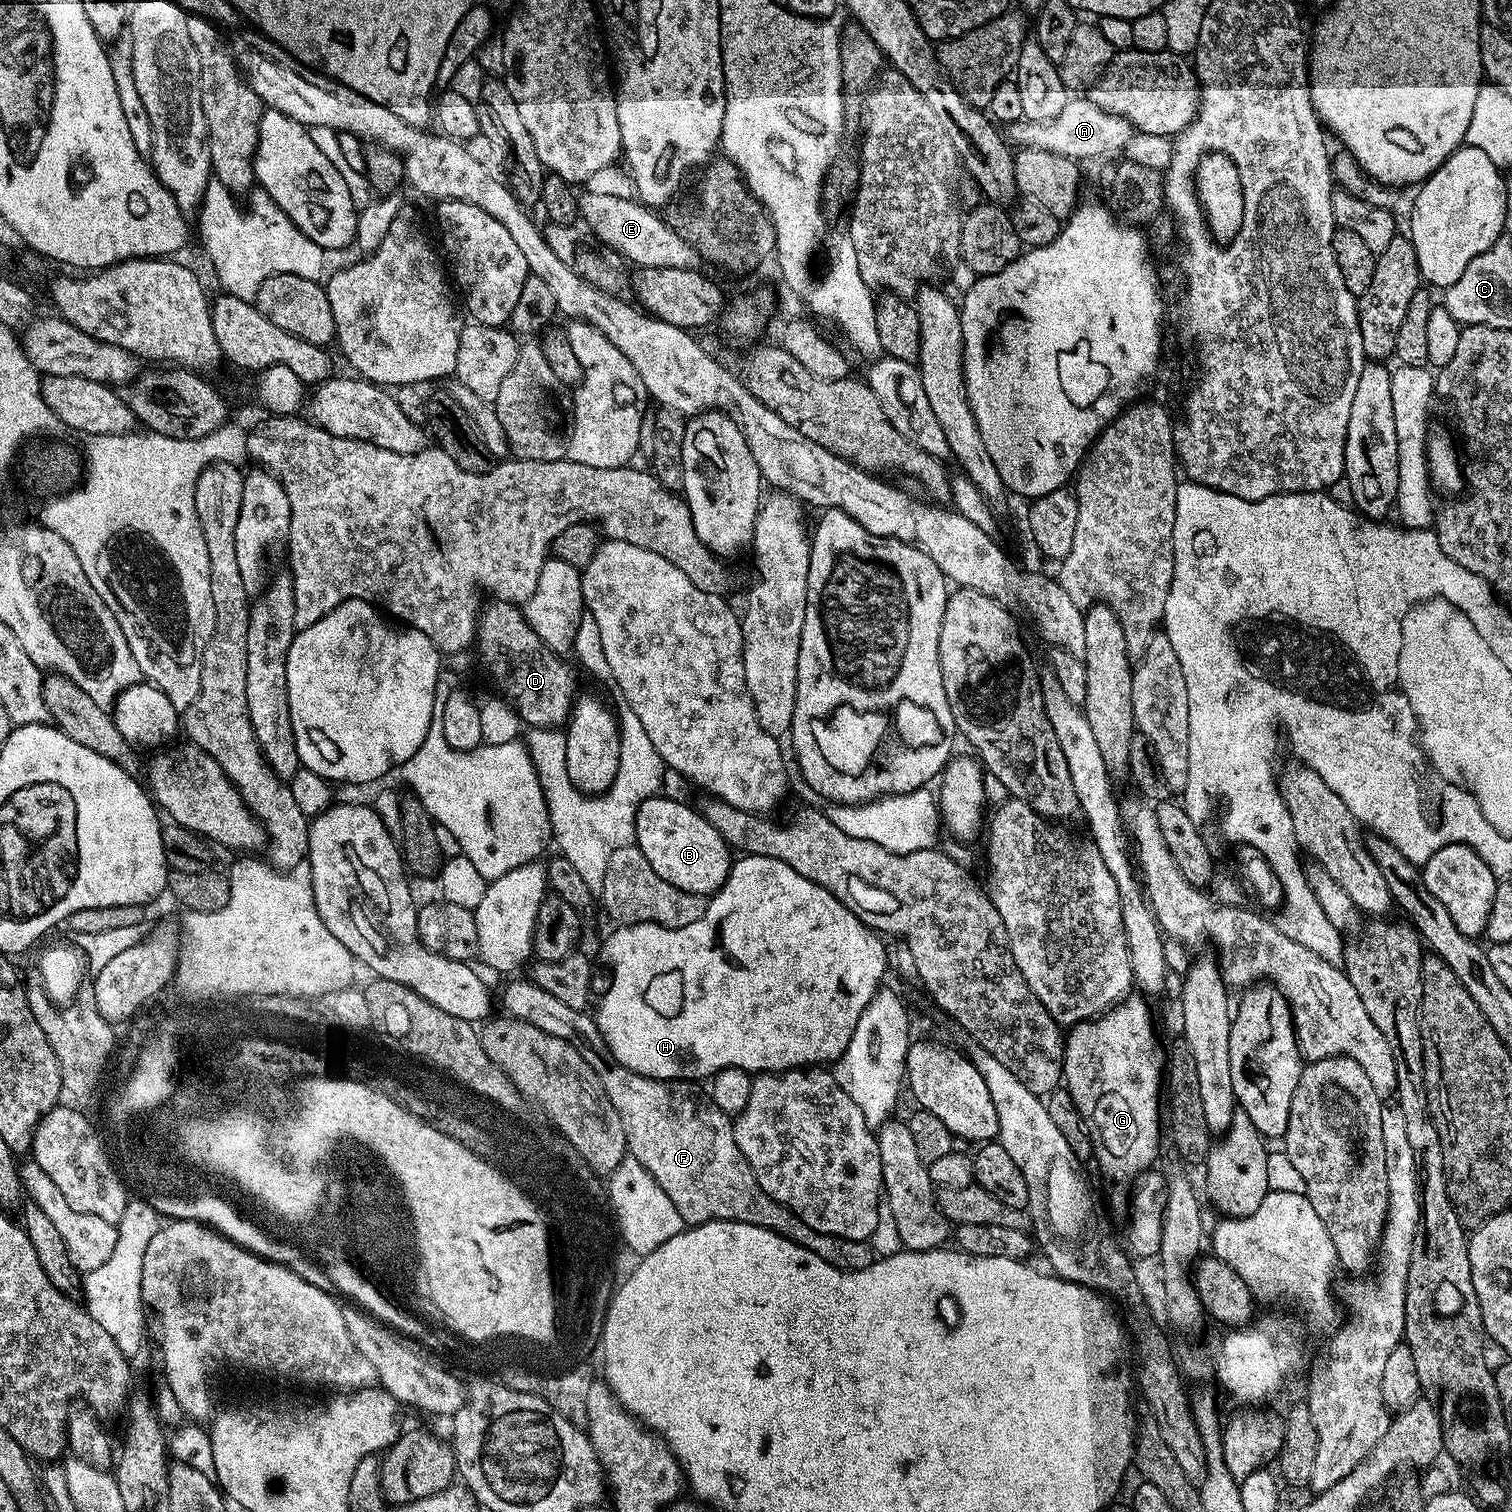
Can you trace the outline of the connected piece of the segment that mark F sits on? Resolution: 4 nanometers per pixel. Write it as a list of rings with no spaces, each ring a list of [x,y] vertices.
[[[512,978],[508,985],[504,988],[504,1008],[509,1017],[514,1020],[527,1020],[528,1023],[538,1026],[538,1030],[546,1030],[546,1034],[554,1034],[554,1038],[562,1038],[570,1046],[574,1046],[574,1050],[578,1050],[578,1054],[582,1054],[586,1066],[590,1066],[590,1070],[594,1070],[594,1074],[598,1074],[598,1078],[602,1082],[602,1090],[604,1096],[610,1098],[610,1106],[614,1106],[614,1110],[618,1110],[618,1118],[622,1118],[622,1130],[626,1134],[626,1142],[628,1143],[628,1151],[638,1162],[642,1162],[642,1166],[646,1166],[648,1173],[654,1178],[654,1182],[658,1182],[658,1186],[662,1186],[662,1190],[666,1194],[666,1198],[670,1198],[670,1202],[674,1202],[674,1210],[678,1210],[678,1214],[682,1214],[685,1225],[695,1226],[705,1224],[711,1220],[733,1220],[734,1222],[746,1222],[750,1226],[762,1226],[766,1230],[770,1230],[779,1236],[785,1236],[787,1240],[792,1240],[800,1248],[810,1250],[814,1254],[818,1254],[818,1258],[822,1258],[822,1262],[830,1262],[830,1266],[841,1268],[847,1272],[857,1272],[858,1270],[866,1270],[866,1266],[870,1266],[874,1259],[873,1249],[870,1243],[862,1240],[851,1240],[850,1238],[838,1238],[834,1234],[822,1234],[818,1230],[814,1230],[810,1226],[806,1226],[806,1222],[802,1222],[802,1218],[798,1218],[786,1206],[782,1206],[774,1198],[770,1198],[770,1194],[766,1194],[766,1190],[762,1190],[762,1186],[758,1186],[758,1178],[754,1178],[754,1174],[750,1170],[750,1162],[746,1162],[746,1158],[742,1154],[742,1150],[738,1150],[736,1139],[732,1133],[734,1127],[733,1121],[722,1110],[718,1110],[718,1106],[714,1106],[711,1095],[707,1091],[700,1089],[701,1085],[696,1082],[686,1080],[655,1080],[654,1078],[646,1078],[637,1072],[631,1072],[626,1066],[622,1066],[614,1058],[614,1054],[610,1054],[608,1049],[608,1041],[602,1038],[602,1034],[598,1030],[595,1019],[587,1011],[579,1012],[578,1010],[570,1010],[570,1006],[566,1006],[566,1002],[562,1002],[562,998],[554,998],[554,994],[550,994],[546,990],[542,990],[542,986],[533,984],[531,979],[516,980],[520,978]]]

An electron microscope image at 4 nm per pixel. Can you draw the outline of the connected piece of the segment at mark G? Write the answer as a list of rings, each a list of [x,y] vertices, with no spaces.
[[[1129,994],[1118,1004],[1112,1005],[1108,1011],[1097,1016],[1095,1020],[1084,1020],[1080,1024],[1071,1025],[1064,1041],[1064,1078],[1069,1094],[1074,1098],[1074,1106],[1082,1114],[1086,1122],[1088,1132],[1092,1136],[1092,1150],[1094,1153],[1094,1164],[1100,1167],[1100,1172],[1108,1180],[1113,1180],[1116,1184],[1131,1185],[1137,1176],[1149,1171],[1156,1160],[1156,1155],[1160,1152],[1160,1128],[1162,1132],[1162,1081],[1166,1076],[1166,1056],[1160,1052],[1160,1044],[1156,1041],[1156,1028],[1152,1025],[1152,1012],[1148,1009],[1149,1001],[1140,994]]]

